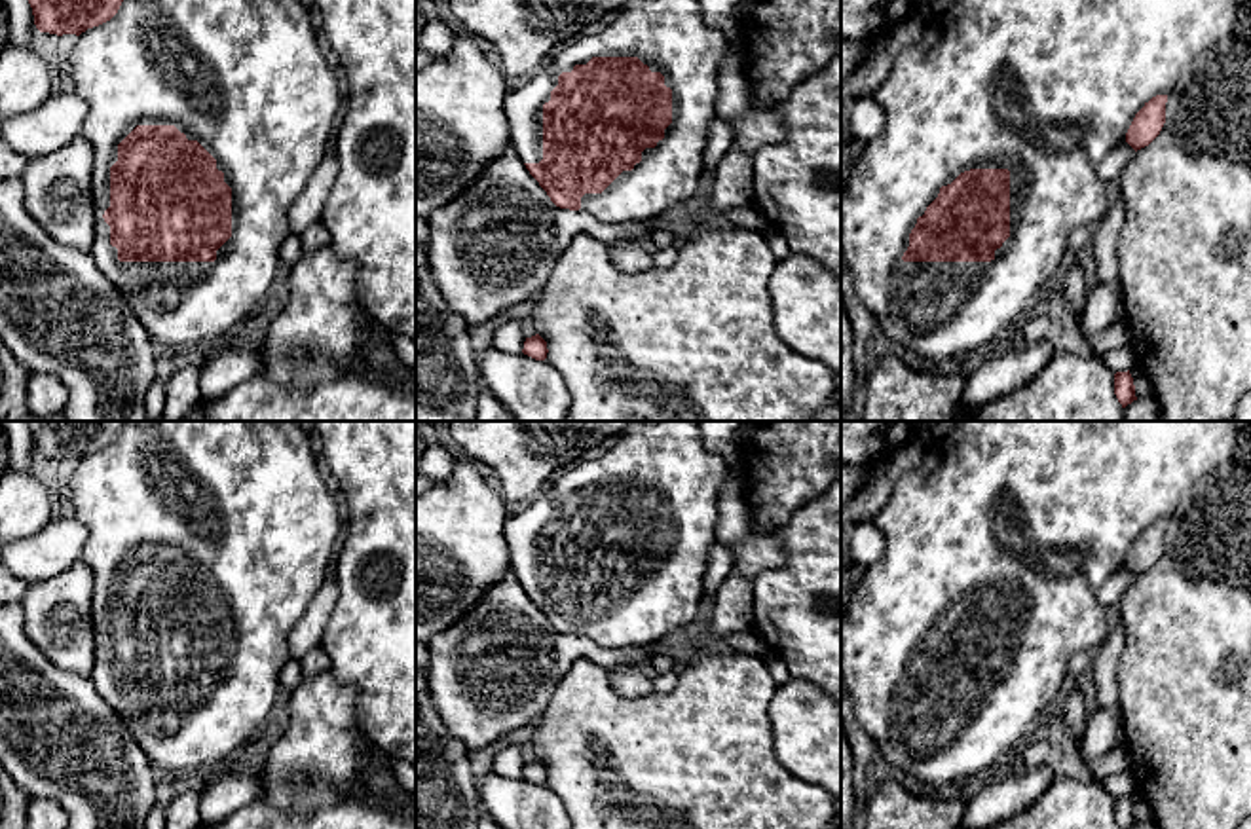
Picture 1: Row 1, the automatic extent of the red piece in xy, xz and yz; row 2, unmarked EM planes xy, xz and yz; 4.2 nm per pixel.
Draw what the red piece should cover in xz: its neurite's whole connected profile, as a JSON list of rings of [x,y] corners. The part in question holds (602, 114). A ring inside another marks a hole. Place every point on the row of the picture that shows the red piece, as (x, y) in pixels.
[[[626,0],[626,4],[617,9],[617,17],[607,28],[604,28],[600,34],[573,38],[556,47],[524,80],[522,85],[509,89],[505,97],[505,112],[511,123],[513,148],[556,207],[581,211],[604,224],[623,226],[628,222],[647,222],[676,205],[693,203],[700,199],[706,188],[702,157],[708,142],[708,127],[718,114],[718,72],[729,46],[731,40],[723,34],[723,30],[712,27],[704,19],[699,0]]]

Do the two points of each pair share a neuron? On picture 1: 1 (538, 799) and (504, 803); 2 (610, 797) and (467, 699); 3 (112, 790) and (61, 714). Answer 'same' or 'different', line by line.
1: same
2: different
3: same

